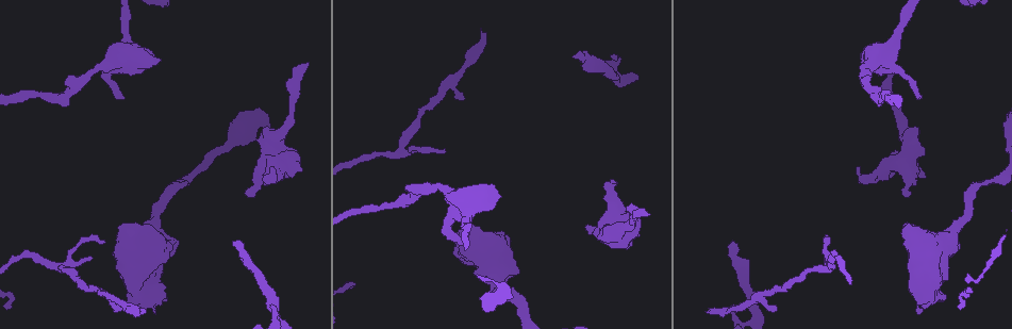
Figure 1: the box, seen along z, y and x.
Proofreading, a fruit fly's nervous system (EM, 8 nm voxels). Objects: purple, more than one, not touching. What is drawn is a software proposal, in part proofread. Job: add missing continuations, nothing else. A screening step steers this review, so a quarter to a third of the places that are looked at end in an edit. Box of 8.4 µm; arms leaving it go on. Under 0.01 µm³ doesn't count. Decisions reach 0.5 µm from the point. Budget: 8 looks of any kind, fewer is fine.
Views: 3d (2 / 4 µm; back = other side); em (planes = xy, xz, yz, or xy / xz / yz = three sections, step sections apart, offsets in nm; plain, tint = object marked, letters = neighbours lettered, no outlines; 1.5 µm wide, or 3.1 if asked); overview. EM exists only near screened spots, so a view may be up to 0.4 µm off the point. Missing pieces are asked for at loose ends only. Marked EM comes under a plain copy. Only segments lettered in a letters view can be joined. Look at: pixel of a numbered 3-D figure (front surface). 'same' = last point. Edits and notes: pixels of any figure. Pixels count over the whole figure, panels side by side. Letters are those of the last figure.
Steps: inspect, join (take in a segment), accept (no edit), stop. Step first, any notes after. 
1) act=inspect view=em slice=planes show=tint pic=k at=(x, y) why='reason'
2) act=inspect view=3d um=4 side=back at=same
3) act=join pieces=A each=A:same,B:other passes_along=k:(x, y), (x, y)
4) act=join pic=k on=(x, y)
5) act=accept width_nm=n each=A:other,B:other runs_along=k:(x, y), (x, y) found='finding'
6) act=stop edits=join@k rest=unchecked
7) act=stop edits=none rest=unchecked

act=inspect view=3d um=4 side=back pic=1 at=(921, 98) why='thin end'

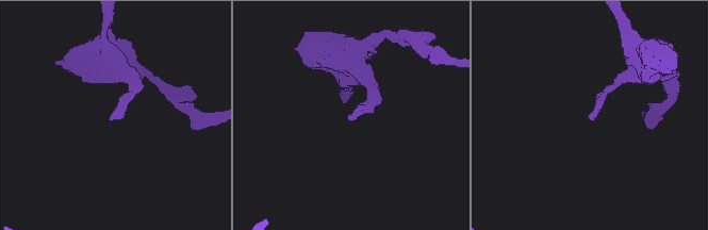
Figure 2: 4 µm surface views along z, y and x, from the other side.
act=inspect view=em slice=planes show=tint pic=2 at=(589, 118)

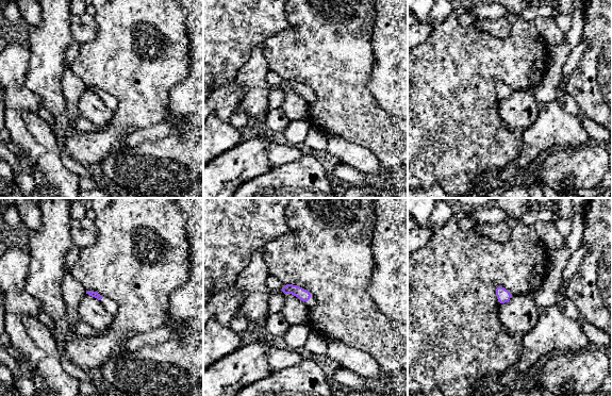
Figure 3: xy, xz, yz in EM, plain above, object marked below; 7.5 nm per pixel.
act=inspect view=em slice=planes show=letters at=same why='see the neighbours'

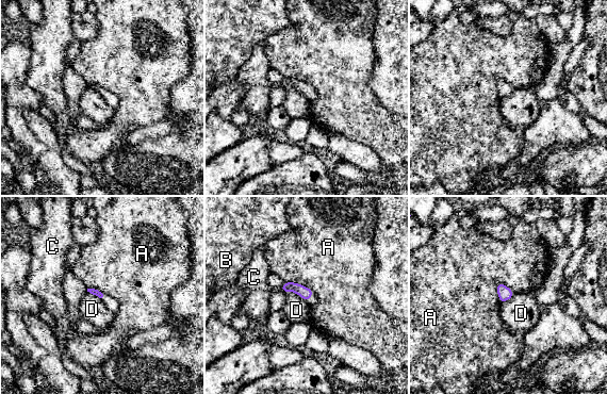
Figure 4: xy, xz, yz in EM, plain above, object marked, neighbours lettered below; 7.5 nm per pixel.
act=accept each=A:other,B:other,C:other,D:other border=4:(284, 292), (295, 292), (308, 302) found='no lettered segment goes on from it'

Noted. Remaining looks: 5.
act=inspect view=3d um=4 pic=1 at=(141, 312)

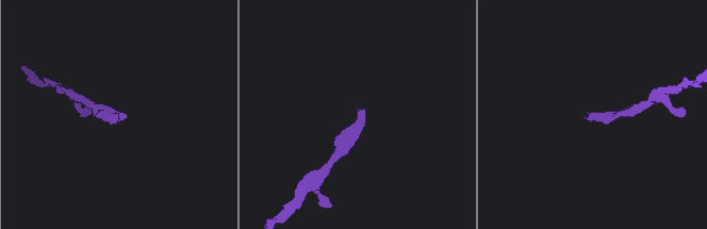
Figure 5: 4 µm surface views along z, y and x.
act=inspect view=em slice=yz step=8 show=letters pic=5 at=(581, 117)

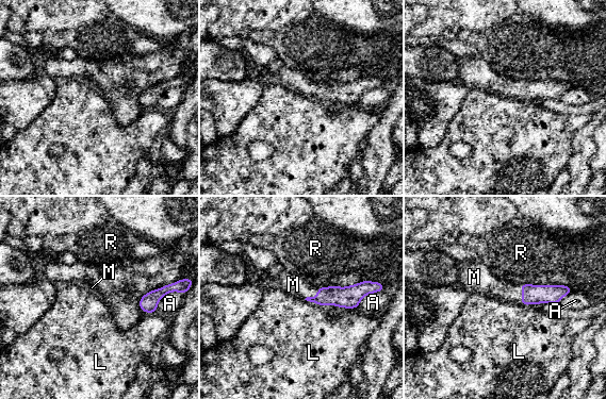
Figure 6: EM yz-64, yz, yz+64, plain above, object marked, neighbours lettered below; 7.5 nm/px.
act=join pieces=M each=A:other,L:other,M:same,R:other passes_along=6:(531, 294), (522, 294), (490, 285) found='it goes on there'

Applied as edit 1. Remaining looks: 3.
act=inspect view=em slice=xy step=8 show=letters pic=1 at=(732, 241) why='an open end'

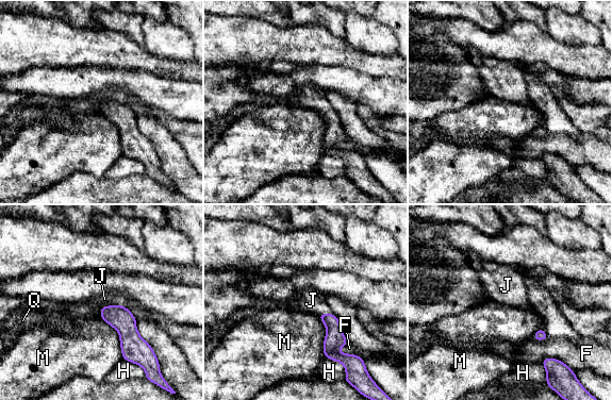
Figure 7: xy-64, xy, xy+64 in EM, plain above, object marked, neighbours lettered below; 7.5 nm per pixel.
act=inspect view=em slice=planes show=letters at=same why='another direction'

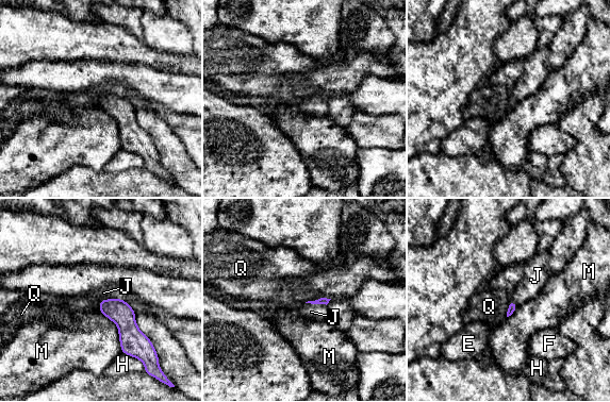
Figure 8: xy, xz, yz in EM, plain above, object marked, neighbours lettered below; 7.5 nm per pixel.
act=join pieces=J each=E:other,F:other,H:other,J:same,M:other,Q:other passes_along=8:(323, 300), (316, 303), (311, 312) found='the neuron continues'

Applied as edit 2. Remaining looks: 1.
act=stop edits=join@6,join@8 rest=unchecked

